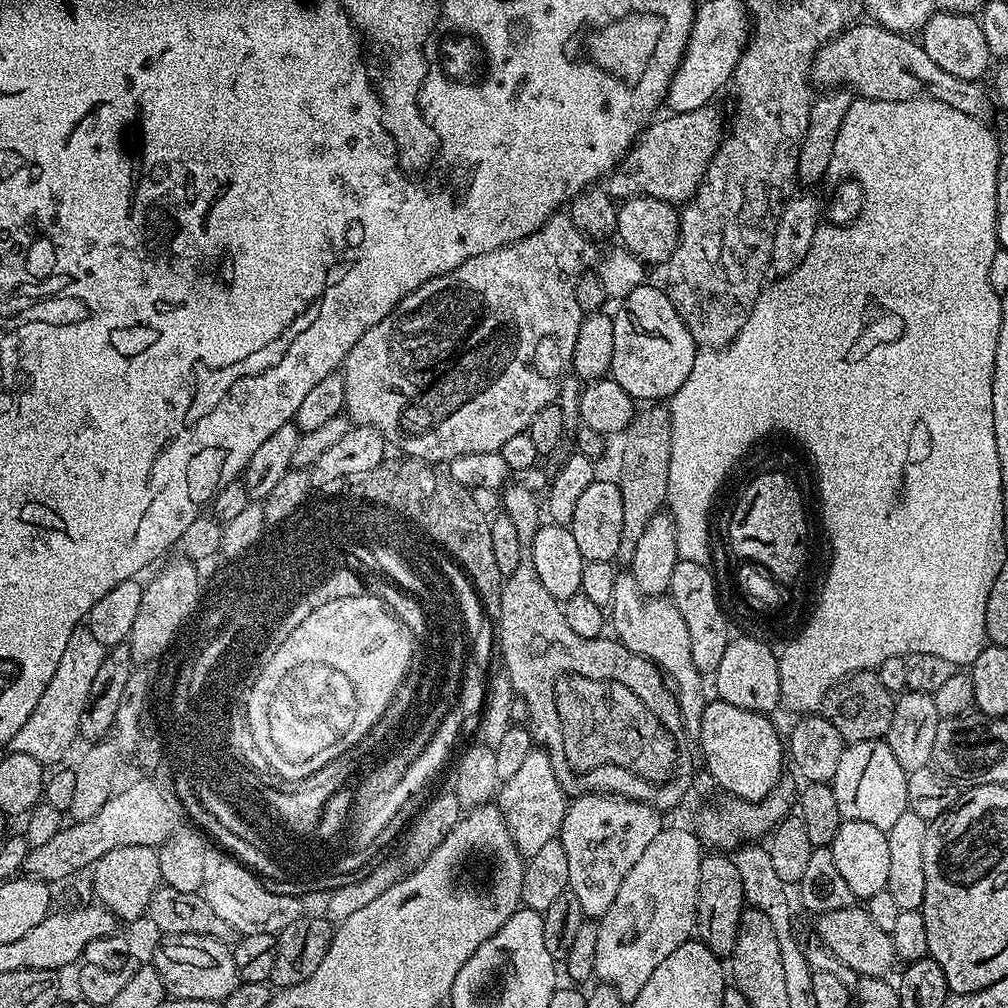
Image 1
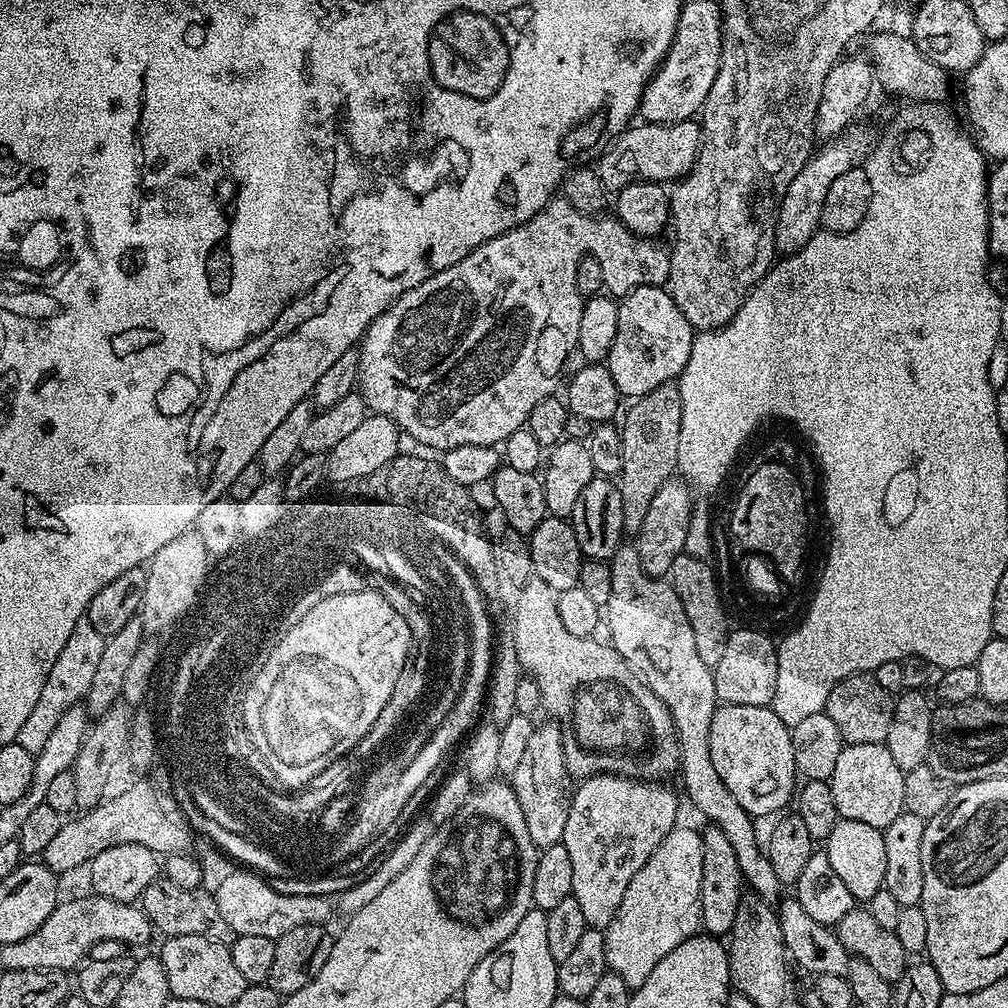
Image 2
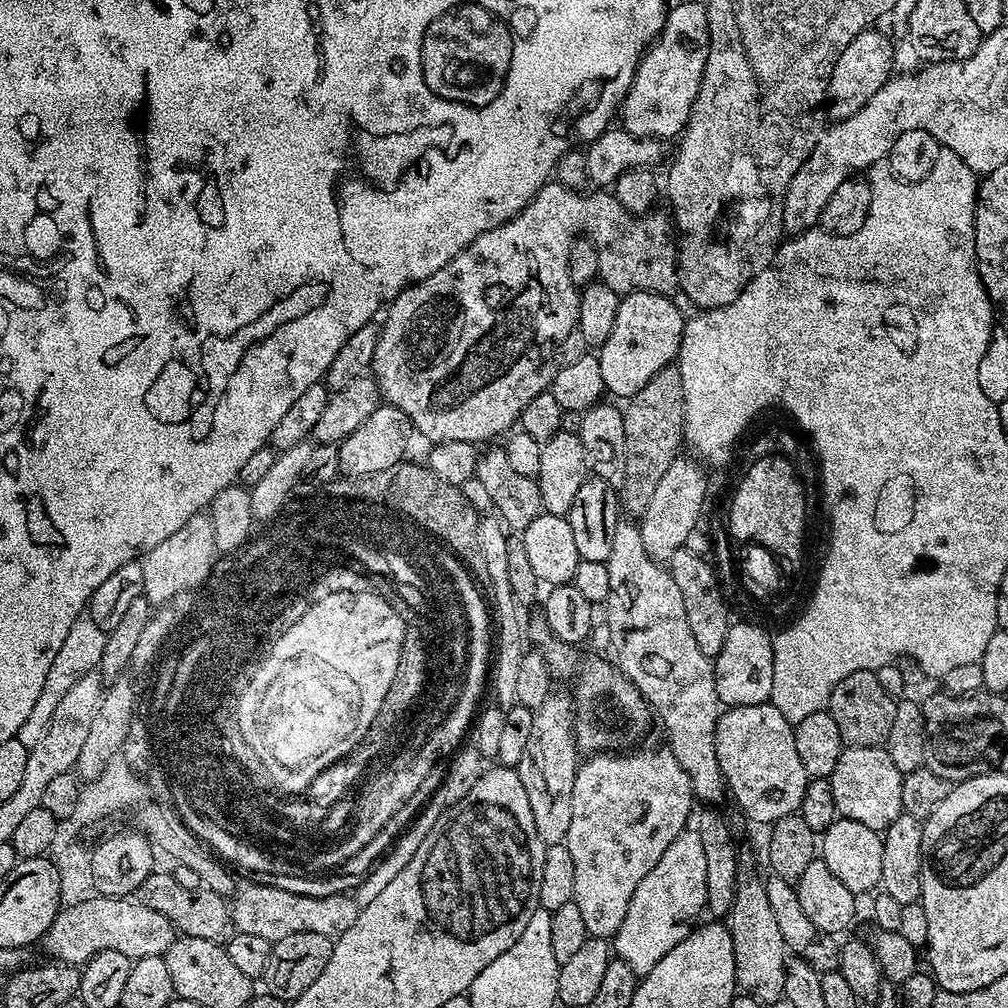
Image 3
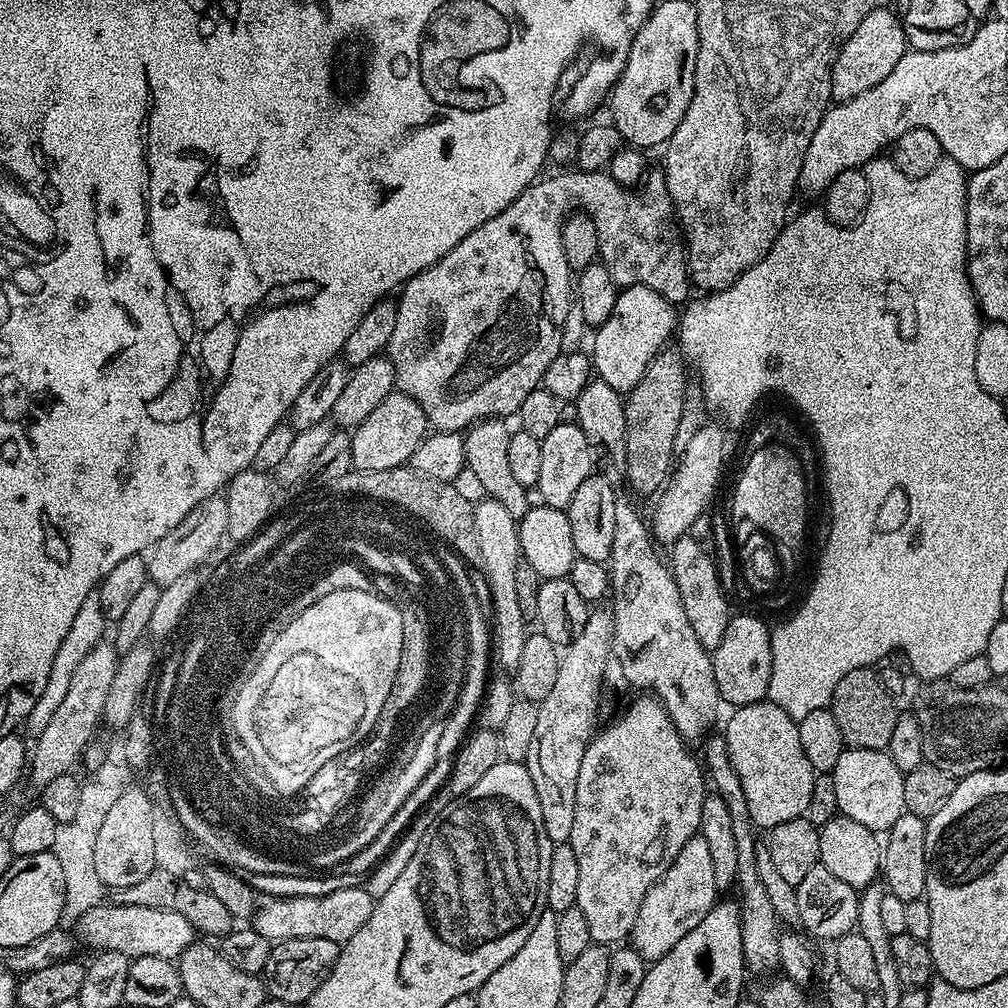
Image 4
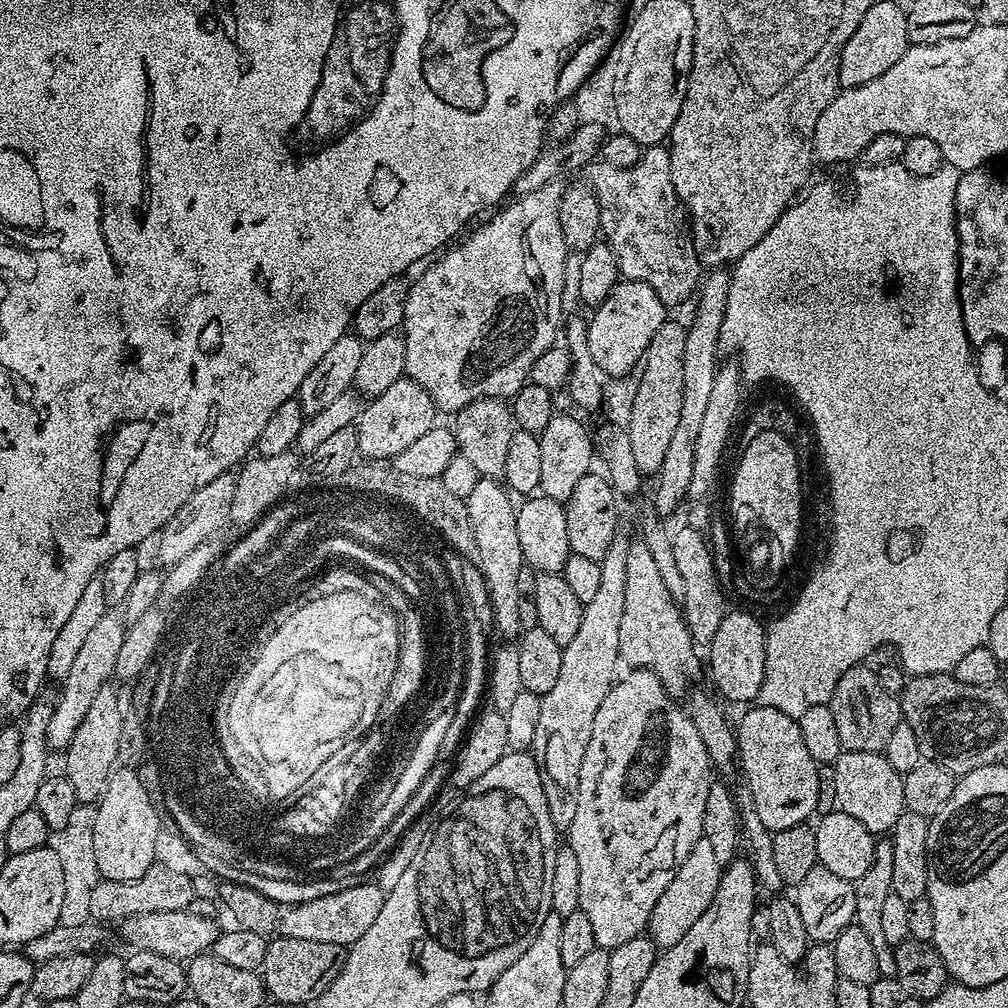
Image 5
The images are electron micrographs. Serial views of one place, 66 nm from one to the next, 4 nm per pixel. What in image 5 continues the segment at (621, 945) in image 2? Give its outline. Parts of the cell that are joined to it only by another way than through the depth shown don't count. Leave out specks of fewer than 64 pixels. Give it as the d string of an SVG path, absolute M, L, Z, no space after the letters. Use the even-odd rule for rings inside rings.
M700 837L694 844L694 849L686 856L686 861L674 874L674 882L662 890L662 898L658 898L658 906L654 906L654 914L650 918L647 931L657 949L663 950L674 946L686 935L686 930L706 914L706 906L714 902L714 894L718 894L718 882L724 866L718 862L711 843Z

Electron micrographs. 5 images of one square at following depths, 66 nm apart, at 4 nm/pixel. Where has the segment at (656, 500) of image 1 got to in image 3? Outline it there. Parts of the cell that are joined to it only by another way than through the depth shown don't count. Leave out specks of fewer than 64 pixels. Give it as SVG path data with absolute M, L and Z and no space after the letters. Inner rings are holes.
M679 367L658 370L638 394L623 405L624 437L626 438L626 478L618 491L623 511L638 518L646 510L658 481L666 475L670 462L681 455L684 444L684 391Z

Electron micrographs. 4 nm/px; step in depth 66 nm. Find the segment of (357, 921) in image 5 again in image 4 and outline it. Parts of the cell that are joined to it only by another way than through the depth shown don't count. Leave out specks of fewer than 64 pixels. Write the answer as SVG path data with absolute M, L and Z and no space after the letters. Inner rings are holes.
M343 886L333 893L318 897L277 896L265 899L257 907L250 924L258 930L258 934L262 934L262 938L273 942L294 938L330 938L330 942L343 945L344 941L354 938L362 926L366 926L373 903L374 898L364 886Z

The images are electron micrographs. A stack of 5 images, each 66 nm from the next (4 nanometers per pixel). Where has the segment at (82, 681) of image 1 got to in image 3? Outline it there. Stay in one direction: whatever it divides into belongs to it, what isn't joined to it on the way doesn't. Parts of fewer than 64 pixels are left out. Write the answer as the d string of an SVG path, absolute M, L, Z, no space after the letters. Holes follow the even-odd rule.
M87 612L81 613L78 618L71 623L70 632L66 634L66 639L62 642L62 647L58 650L58 655L54 658L54 665L50 668L46 678L46 683L42 688L34 709L19 727L17 740L22 742L27 748L33 748L35 743L46 734L46 729L50 726L50 719L53 717L54 709L62 700L62 695L66 694L69 688L78 682L86 673L95 671L101 662L103 647L106 646L107 633L98 627Z

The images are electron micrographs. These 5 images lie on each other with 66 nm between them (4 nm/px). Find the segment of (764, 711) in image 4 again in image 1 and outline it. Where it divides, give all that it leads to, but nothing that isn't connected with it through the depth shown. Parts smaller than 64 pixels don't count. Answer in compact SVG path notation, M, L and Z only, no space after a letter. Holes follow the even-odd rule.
M719 698L707 701L702 710L698 731L698 752L704 755L704 764L712 780L725 788L729 797L737 800L763 800L781 783L780 771L786 768L786 744L782 732L771 724L762 712L742 710L742 706L730 706Z

